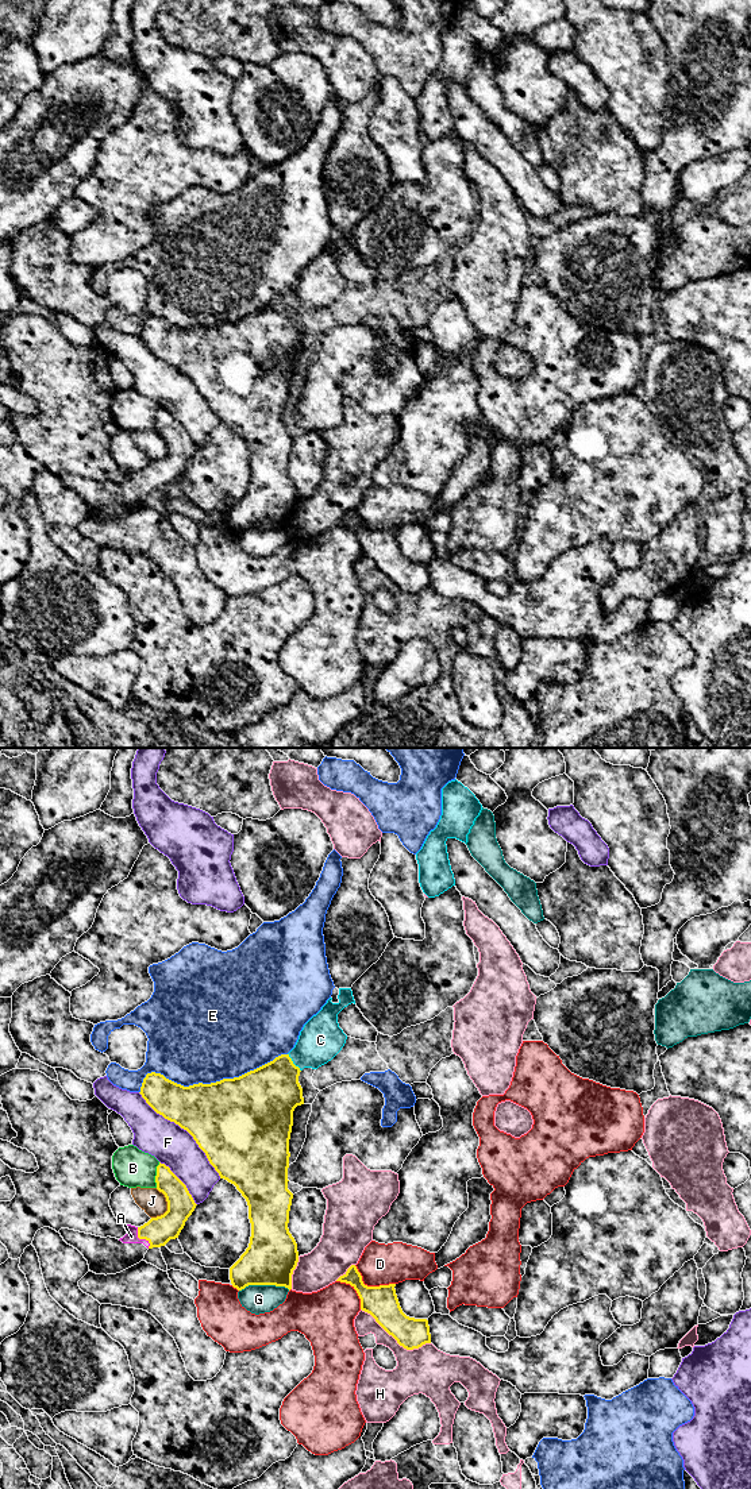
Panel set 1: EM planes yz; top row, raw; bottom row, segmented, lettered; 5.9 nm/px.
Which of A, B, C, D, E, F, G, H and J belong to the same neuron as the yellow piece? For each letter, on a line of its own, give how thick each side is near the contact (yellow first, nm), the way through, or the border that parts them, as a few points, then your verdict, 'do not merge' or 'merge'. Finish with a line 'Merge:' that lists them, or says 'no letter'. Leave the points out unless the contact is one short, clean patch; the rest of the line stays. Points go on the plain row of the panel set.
A: 170/80 nm | across yz (158, 475), (141, 482), (131, 481) | merge
B: 160/220 nm | do not merge
C: 360/260 nm | do not merge
D: 190/240 nm | do not merge
E: 480/480 nm | do not merge
F: 460/240 nm | do not merge
G: 300/180 nm | do not merge
H: 190/280 nm | do not merge
J: 170/150 nm | do not merge
Merge: A

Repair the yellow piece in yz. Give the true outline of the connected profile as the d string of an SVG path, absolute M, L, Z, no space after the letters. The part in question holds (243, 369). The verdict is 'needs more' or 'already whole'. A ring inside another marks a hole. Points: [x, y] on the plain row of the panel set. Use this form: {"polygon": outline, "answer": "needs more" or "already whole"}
{"polygon": "M289 298L239 321L211 328L184 331L161 317L147 317L140 331L146 347L165 363L186 374L220 423L234 428L246 443L251 481L246 495L230 512L230 524L238 535L249 529L276 529L292 533L292 518L299 506L297 487L289 477L293 437L288 433L289 383L293 355L304 348L299 327L300 312Z", "answer": "already whole"}

